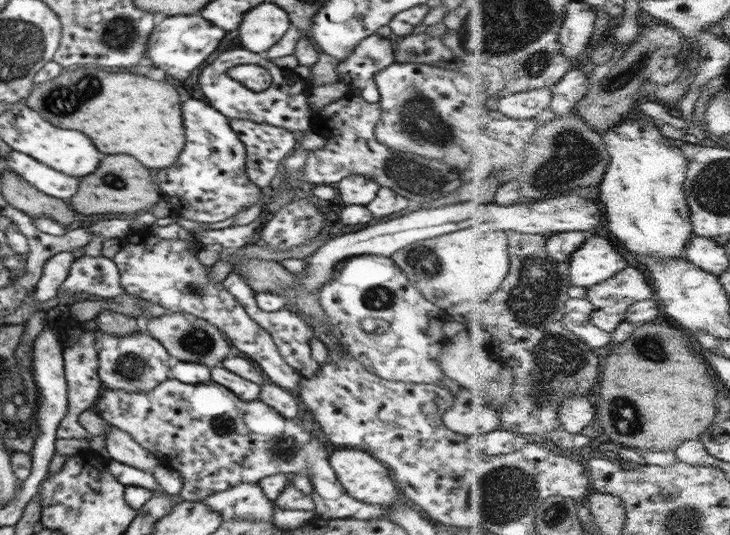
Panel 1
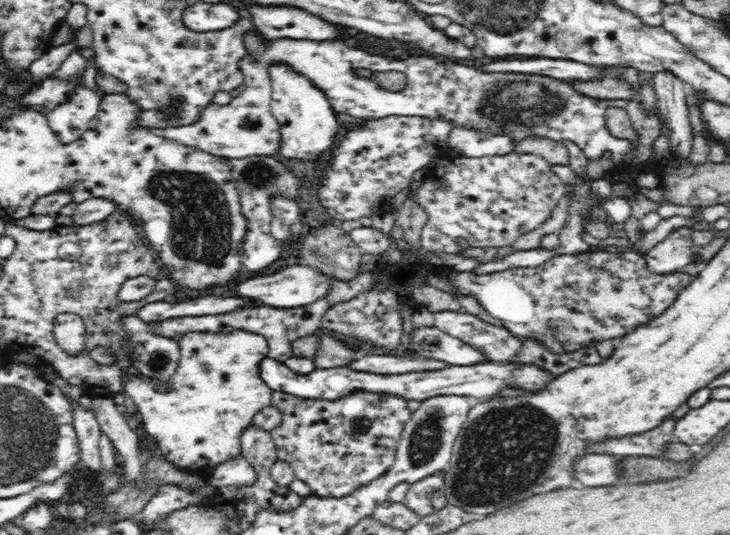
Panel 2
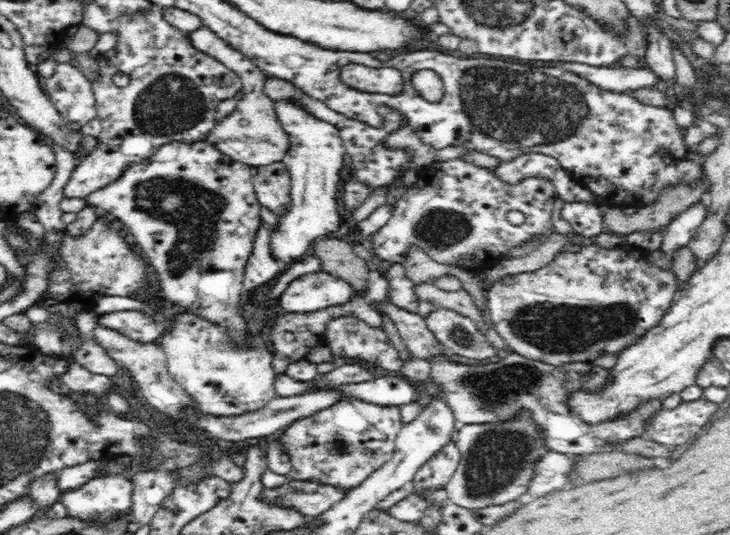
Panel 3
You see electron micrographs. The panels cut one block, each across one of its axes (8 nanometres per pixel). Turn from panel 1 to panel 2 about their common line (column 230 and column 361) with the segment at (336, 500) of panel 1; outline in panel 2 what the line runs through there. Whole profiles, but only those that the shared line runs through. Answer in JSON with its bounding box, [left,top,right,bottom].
[270,390,412,498]

